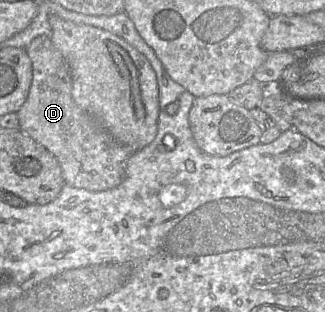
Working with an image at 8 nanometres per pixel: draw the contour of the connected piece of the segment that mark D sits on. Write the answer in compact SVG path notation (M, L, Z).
M41 35L34 38L25 50L32 62L32 83L26 101L17 111L19 129L55 156L61 166L66 185L91 192L117 187L123 181L127 161L135 151L118 143L96 118L75 103L69 66L54 47L50 36Z

